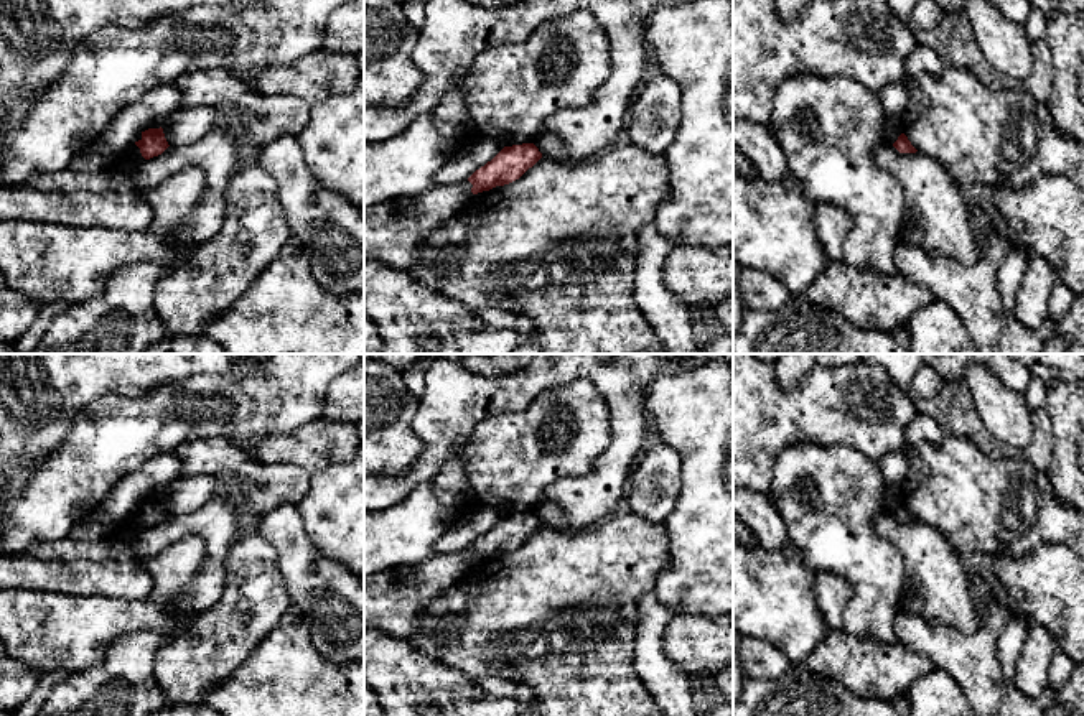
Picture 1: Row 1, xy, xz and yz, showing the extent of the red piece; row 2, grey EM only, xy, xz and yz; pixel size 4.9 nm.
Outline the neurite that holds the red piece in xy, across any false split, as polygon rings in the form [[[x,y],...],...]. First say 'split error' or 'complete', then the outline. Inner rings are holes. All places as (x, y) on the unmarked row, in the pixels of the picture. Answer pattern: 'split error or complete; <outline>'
complete; [[[161,495],[142,500],[142,507],[135,514],[145,528],[161,523],[170,515]]]

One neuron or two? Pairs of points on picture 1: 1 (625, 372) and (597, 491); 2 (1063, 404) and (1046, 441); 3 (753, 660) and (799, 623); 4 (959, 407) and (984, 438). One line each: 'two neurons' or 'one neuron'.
1: one neuron
2: two neurons
3: two neurons
4: one neuron

